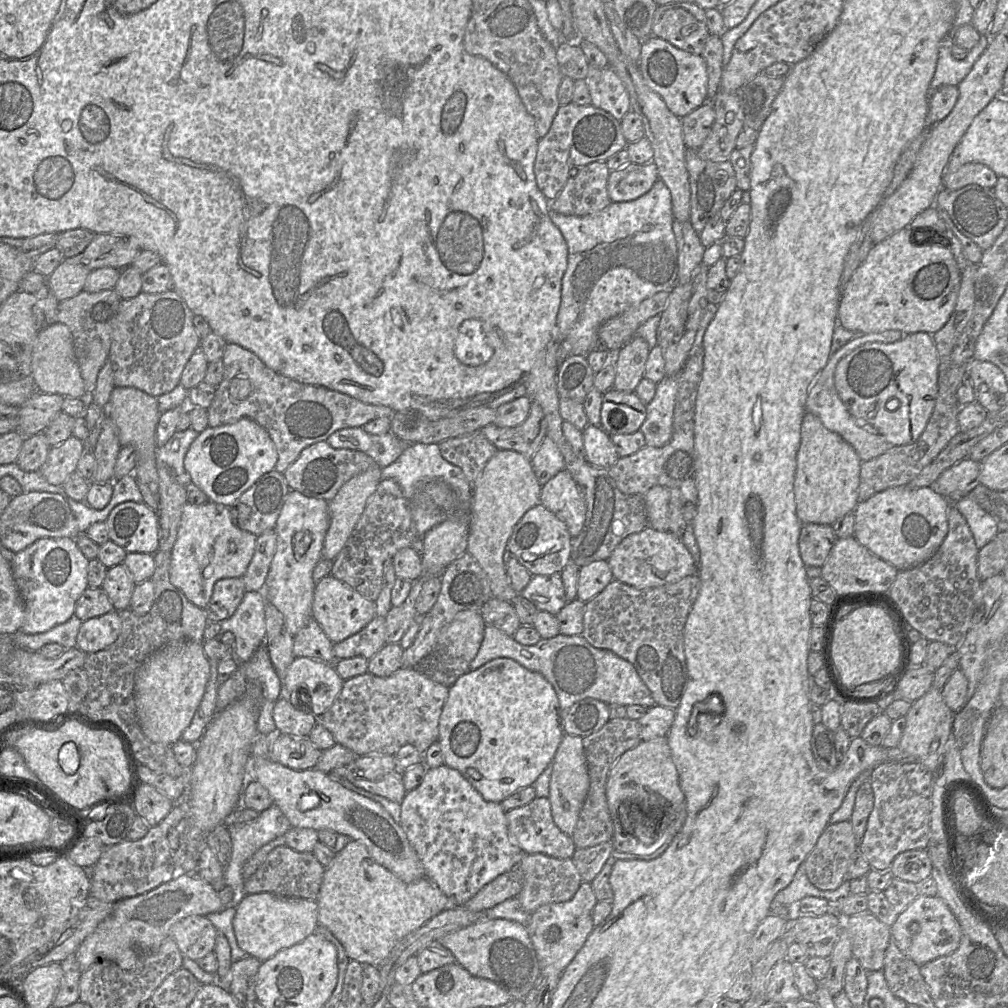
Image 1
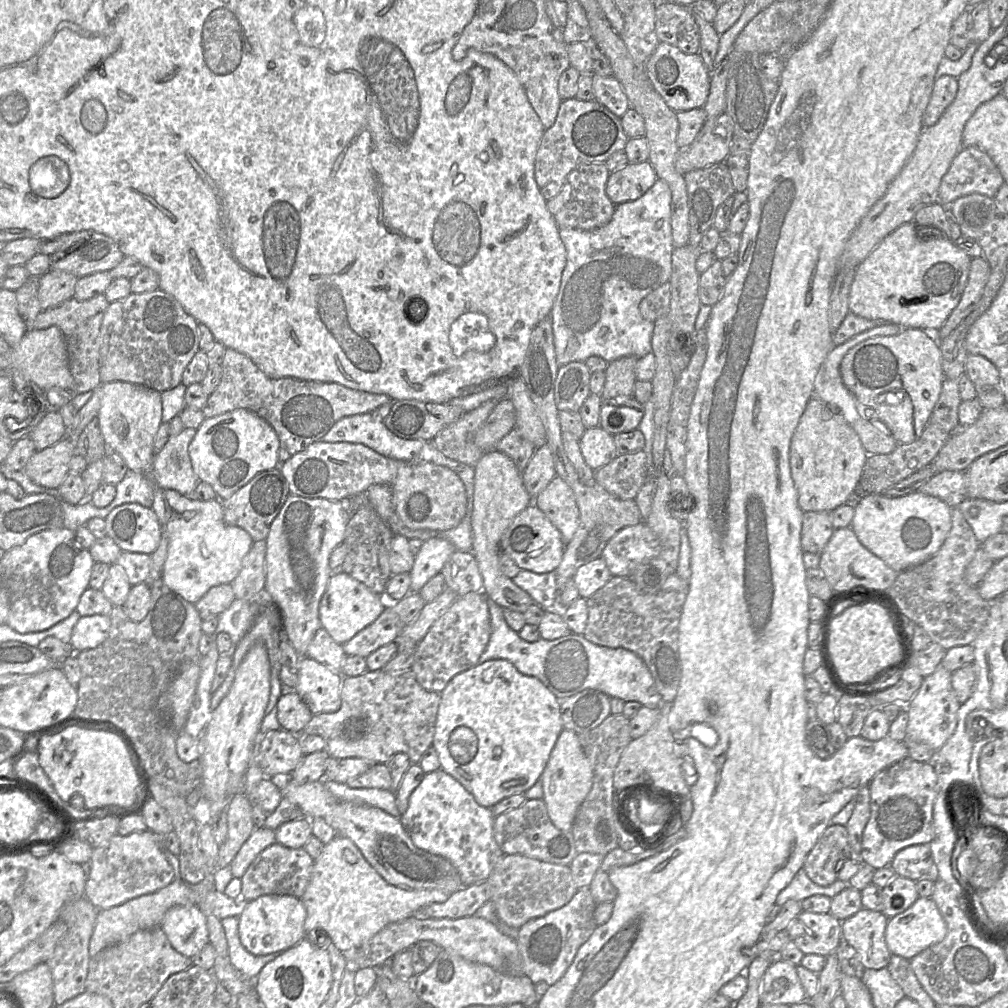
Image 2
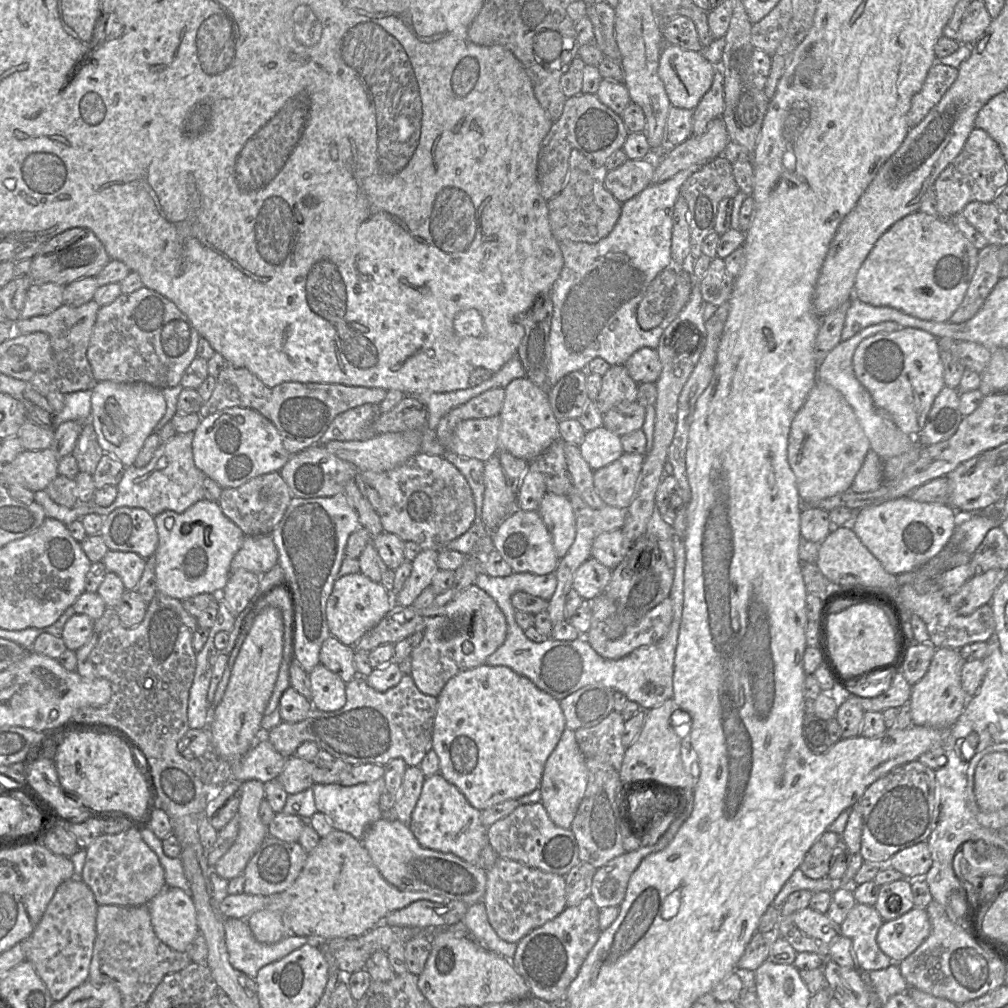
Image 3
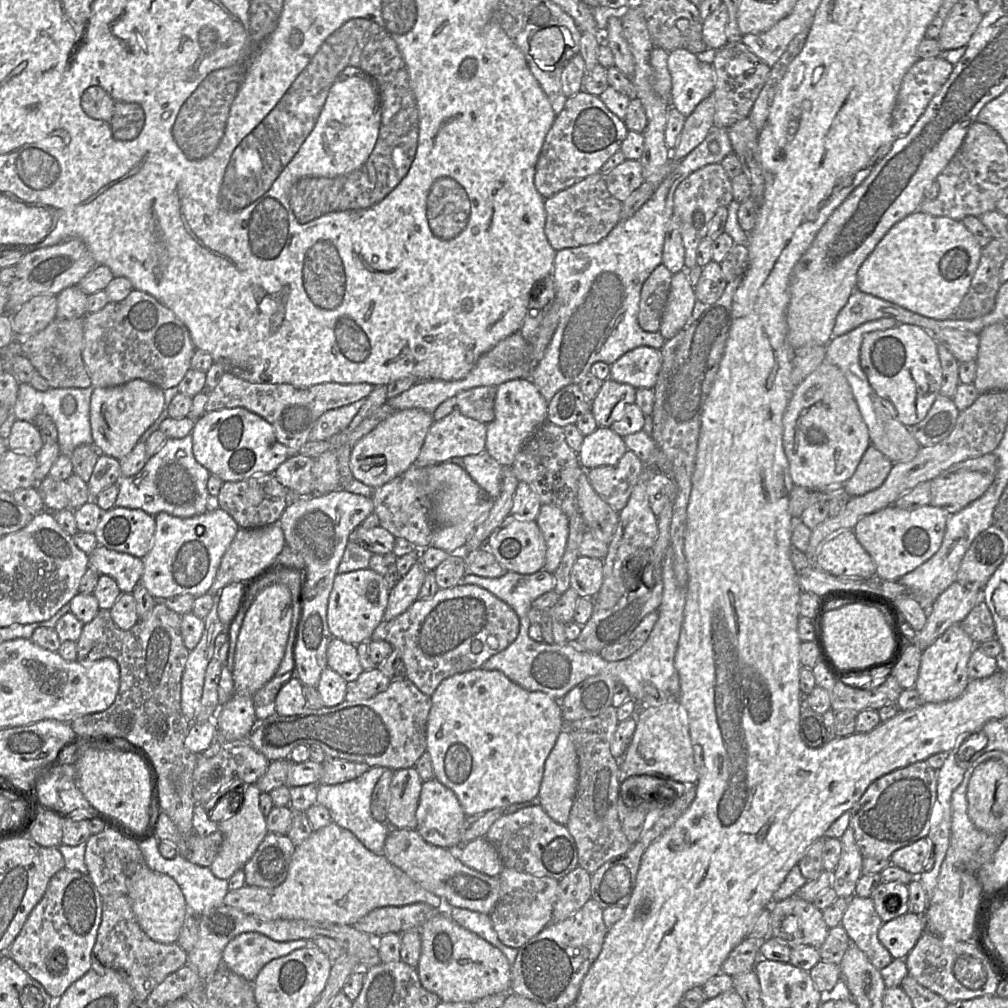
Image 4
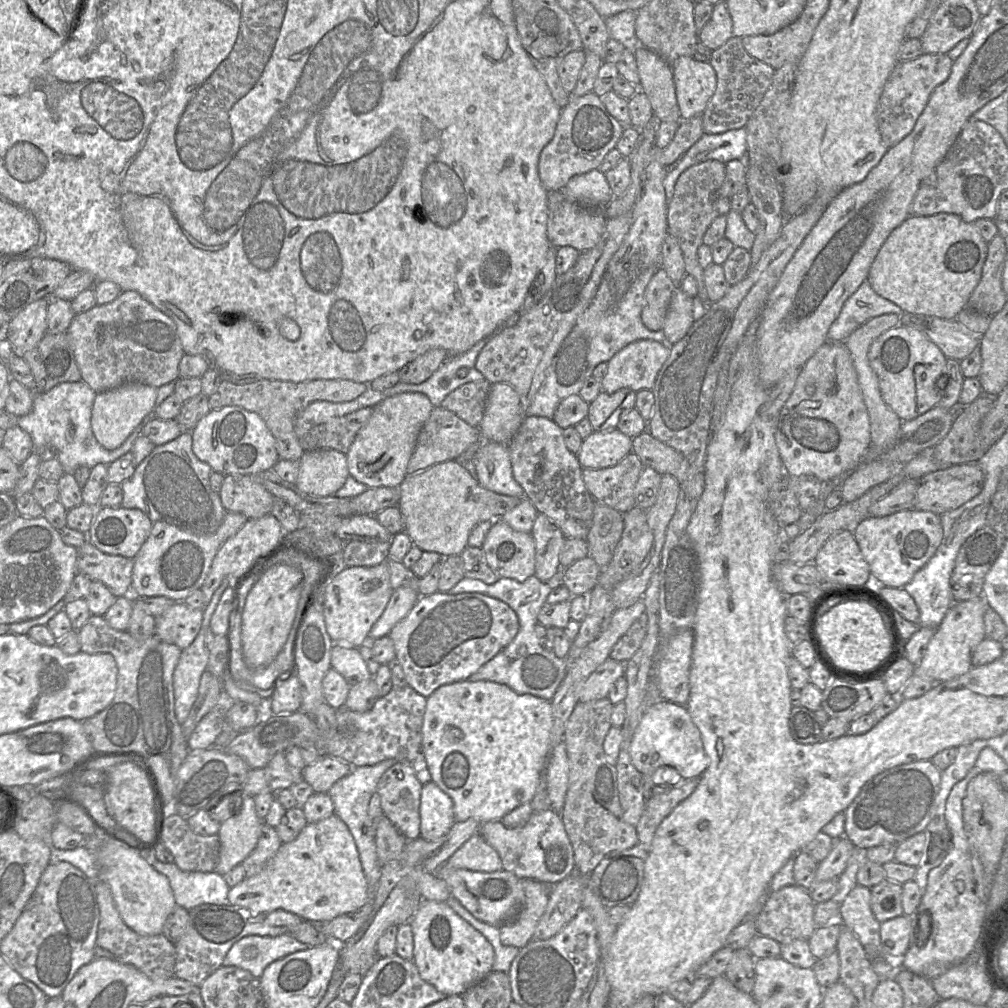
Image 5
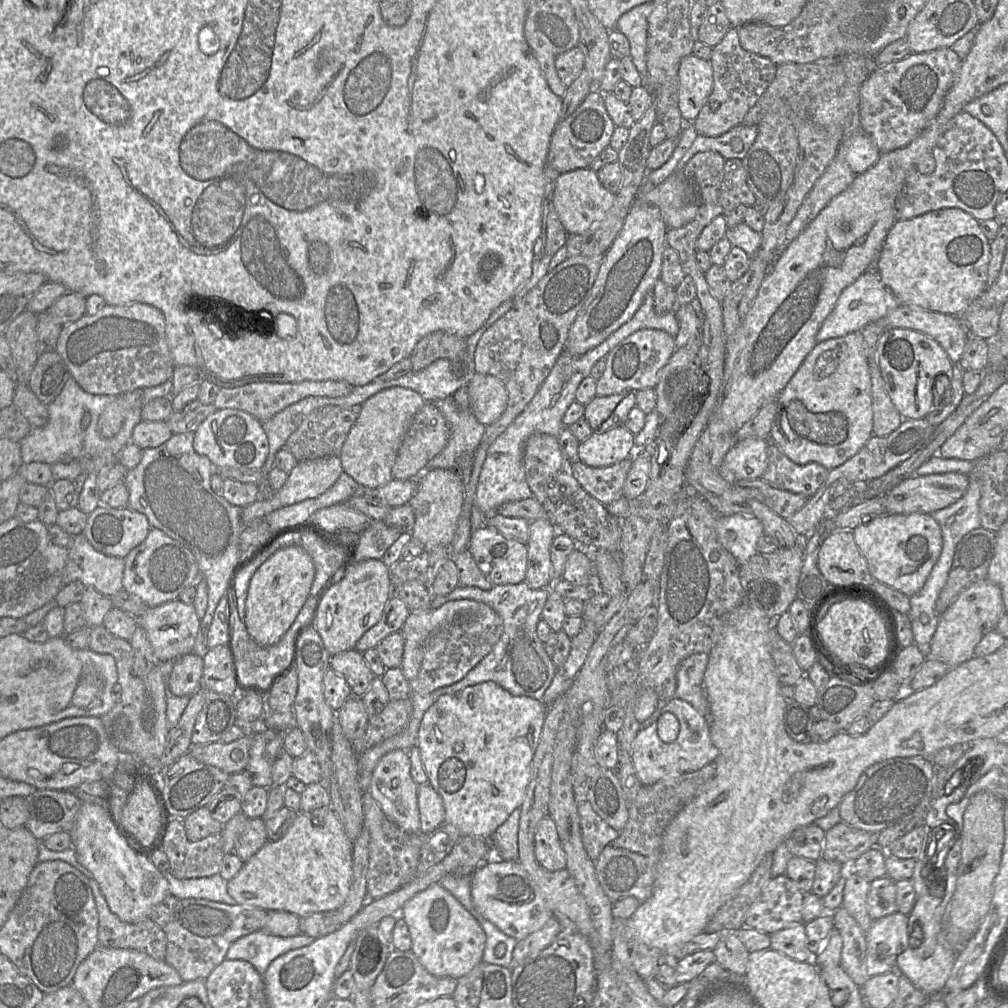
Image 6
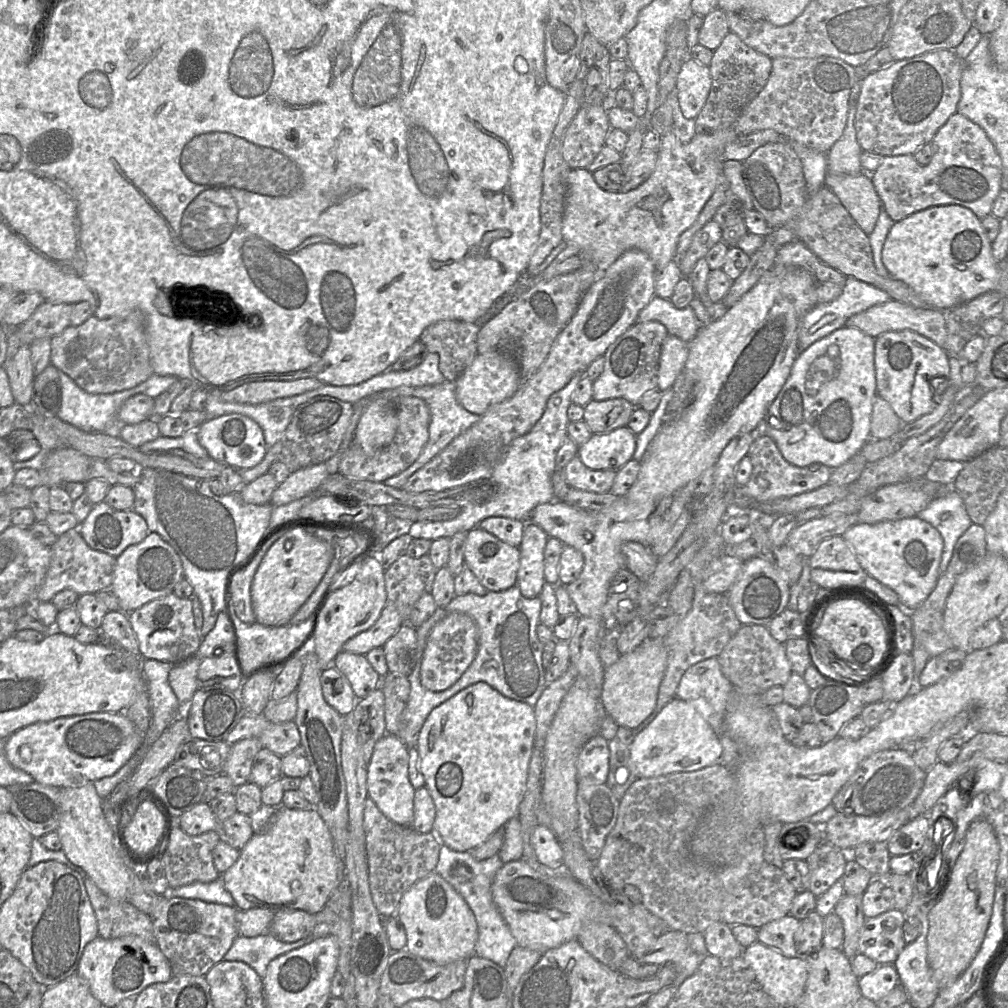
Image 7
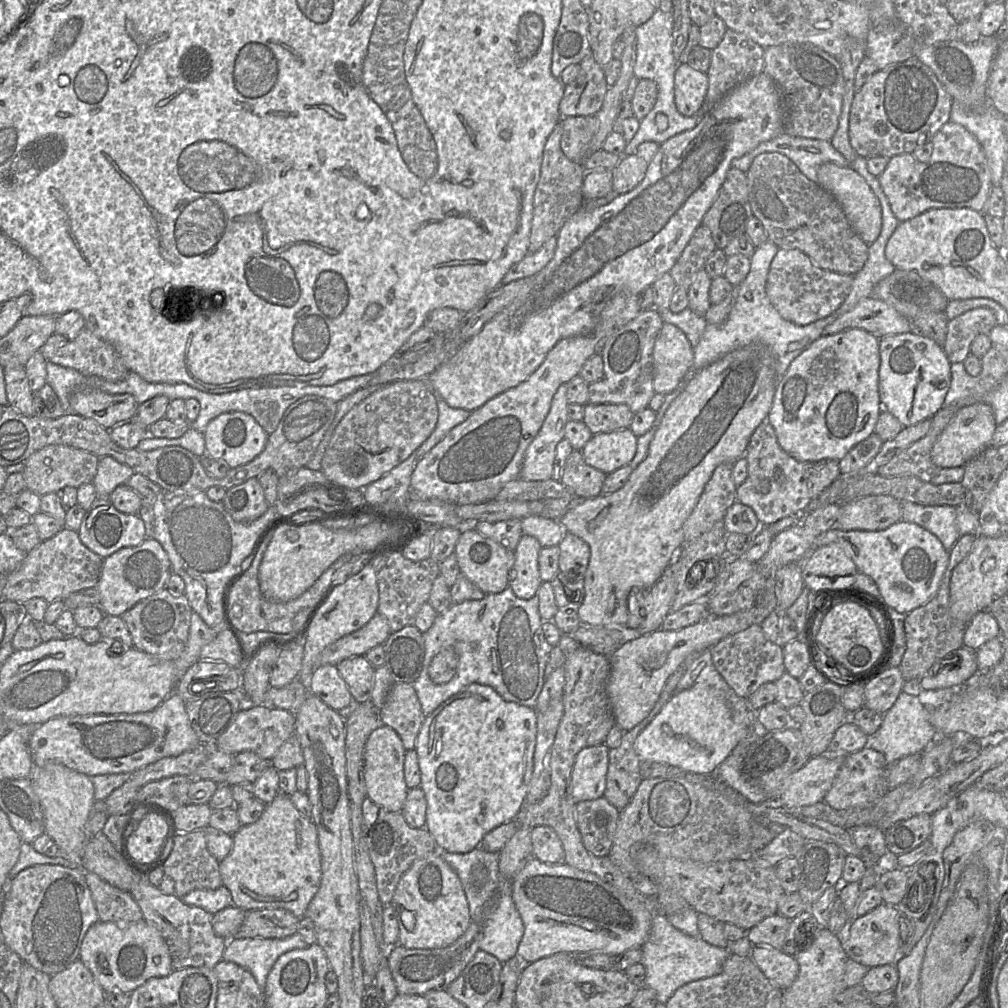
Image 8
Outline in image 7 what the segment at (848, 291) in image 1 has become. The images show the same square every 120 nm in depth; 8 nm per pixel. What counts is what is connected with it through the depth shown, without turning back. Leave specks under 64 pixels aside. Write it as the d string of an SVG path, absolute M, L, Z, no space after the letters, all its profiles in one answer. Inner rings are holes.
M959 205L931 207L894 223L882 249L882 262L889 276L911 287L928 305L941 311L952 310L996 288L1000 265L992 255L981 220L968 208Z

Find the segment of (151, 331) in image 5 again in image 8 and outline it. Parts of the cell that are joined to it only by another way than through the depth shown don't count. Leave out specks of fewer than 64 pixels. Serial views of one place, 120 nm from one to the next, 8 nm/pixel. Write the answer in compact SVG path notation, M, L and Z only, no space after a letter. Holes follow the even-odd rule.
M84 327L73 340L54 333L41 347L41 352L47 362L75 369L83 375L98 376L112 382L122 381L130 372L114 346L97 337L87 327Z

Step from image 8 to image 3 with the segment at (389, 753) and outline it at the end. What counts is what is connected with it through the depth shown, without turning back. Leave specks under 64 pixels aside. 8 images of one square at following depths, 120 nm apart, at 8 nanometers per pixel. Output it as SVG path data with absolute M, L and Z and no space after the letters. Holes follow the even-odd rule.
M407 767L404 773L401 789L393 807L397 820L410 825L412 812L420 797L426 777L417 767Z

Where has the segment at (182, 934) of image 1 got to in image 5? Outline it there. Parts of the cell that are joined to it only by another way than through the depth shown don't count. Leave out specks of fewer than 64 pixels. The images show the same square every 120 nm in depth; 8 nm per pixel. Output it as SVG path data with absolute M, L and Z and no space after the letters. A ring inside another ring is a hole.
M96 823L95 825L95 832L85 837L83 845L95 857L98 879L110 887L122 920L140 935L161 934L167 917L176 906L169 879L147 862L145 854L140 854L120 842L112 831L100 828Z

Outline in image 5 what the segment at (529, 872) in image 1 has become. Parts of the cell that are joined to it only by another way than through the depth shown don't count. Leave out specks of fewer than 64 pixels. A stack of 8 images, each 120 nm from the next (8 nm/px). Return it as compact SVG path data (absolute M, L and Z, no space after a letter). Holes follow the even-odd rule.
M521 879L521 885L524 892L521 911L513 921L499 926L501 943L518 949L532 939L550 897L548 886L539 881Z

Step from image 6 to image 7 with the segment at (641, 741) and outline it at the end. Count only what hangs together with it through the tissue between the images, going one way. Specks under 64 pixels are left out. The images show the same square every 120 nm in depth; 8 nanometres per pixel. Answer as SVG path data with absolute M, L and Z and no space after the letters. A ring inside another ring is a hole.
M678 697L672 699L631 745L631 761L638 778L691 772L717 763L723 753L720 735L696 708Z

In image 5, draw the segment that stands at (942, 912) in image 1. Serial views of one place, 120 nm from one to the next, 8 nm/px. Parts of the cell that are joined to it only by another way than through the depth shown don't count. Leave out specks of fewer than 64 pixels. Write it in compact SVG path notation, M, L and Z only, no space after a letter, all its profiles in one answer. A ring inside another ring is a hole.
M915 911L913 915L901 915L880 924L880 939L883 947L883 955L893 959L901 959L905 955L910 946L912 933L916 937L918 931L916 922L917 915L918 913Z

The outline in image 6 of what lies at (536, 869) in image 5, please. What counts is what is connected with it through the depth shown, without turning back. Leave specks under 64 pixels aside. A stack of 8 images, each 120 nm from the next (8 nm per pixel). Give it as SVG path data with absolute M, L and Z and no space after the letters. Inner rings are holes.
M549 815L539 822L534 841L536 860L543 868L551 872L566 869L566 854Z

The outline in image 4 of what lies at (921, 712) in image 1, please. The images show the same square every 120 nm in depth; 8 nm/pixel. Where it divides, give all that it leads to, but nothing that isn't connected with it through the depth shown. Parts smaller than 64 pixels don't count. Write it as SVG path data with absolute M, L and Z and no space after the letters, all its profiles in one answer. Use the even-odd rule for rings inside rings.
M955 623L923 651L915 684L923 703L950 701L962 695L971 680L967 665L975 648L976 643L960 627L960 623Z

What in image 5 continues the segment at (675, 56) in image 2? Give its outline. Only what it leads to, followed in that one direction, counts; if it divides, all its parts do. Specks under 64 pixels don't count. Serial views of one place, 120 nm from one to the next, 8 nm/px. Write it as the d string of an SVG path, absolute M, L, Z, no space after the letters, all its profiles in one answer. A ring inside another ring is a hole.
M681 56L671 66L682 120L702 115L716 90L714 68L691 56Z

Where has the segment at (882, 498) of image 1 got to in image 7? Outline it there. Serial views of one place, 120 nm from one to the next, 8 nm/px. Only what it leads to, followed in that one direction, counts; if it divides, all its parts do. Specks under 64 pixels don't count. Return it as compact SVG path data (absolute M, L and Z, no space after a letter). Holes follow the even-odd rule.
M912 517L875 524L857 523L842 537L867 575L891 588L906 611L919 607L935 589L944 542L939 531L928 522Z

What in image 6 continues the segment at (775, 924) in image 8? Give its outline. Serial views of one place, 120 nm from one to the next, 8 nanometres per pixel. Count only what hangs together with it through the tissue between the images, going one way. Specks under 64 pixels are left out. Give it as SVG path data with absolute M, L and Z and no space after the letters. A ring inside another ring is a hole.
M800 922L770 935L770 948L799 961L808 962L813 955L807 948L806 923Z

